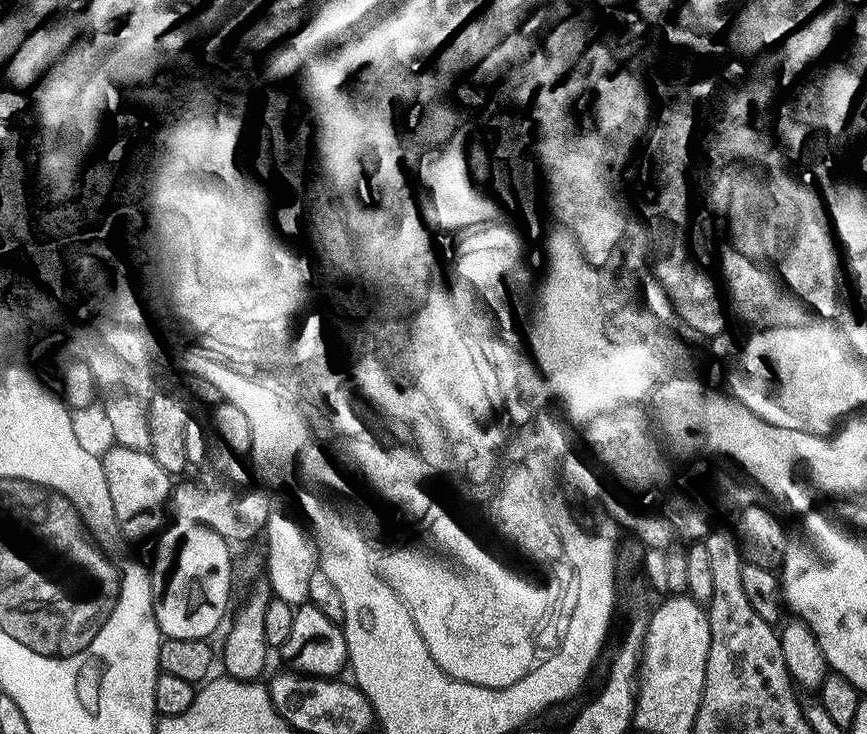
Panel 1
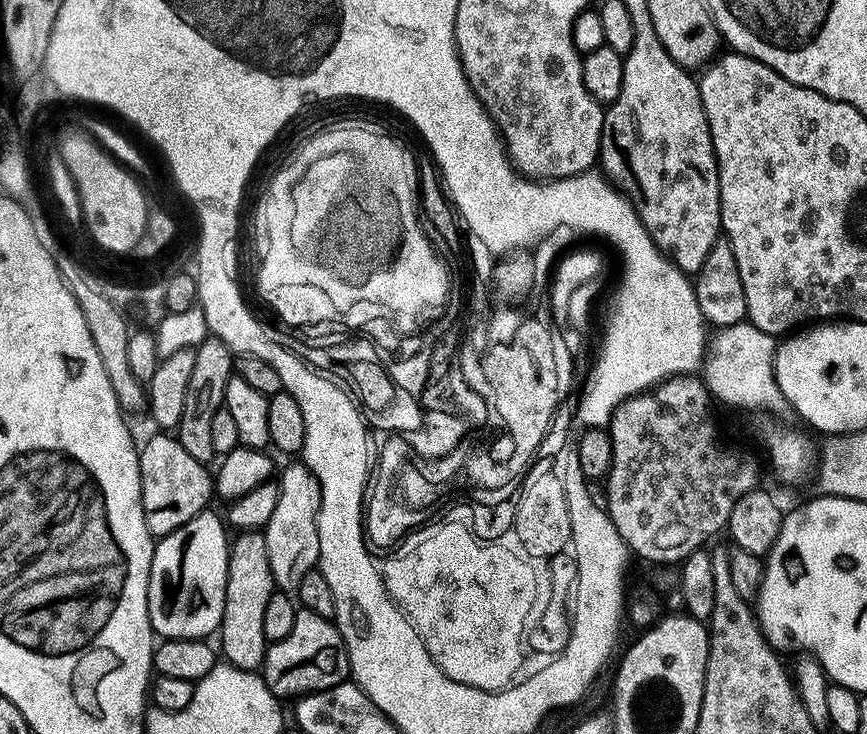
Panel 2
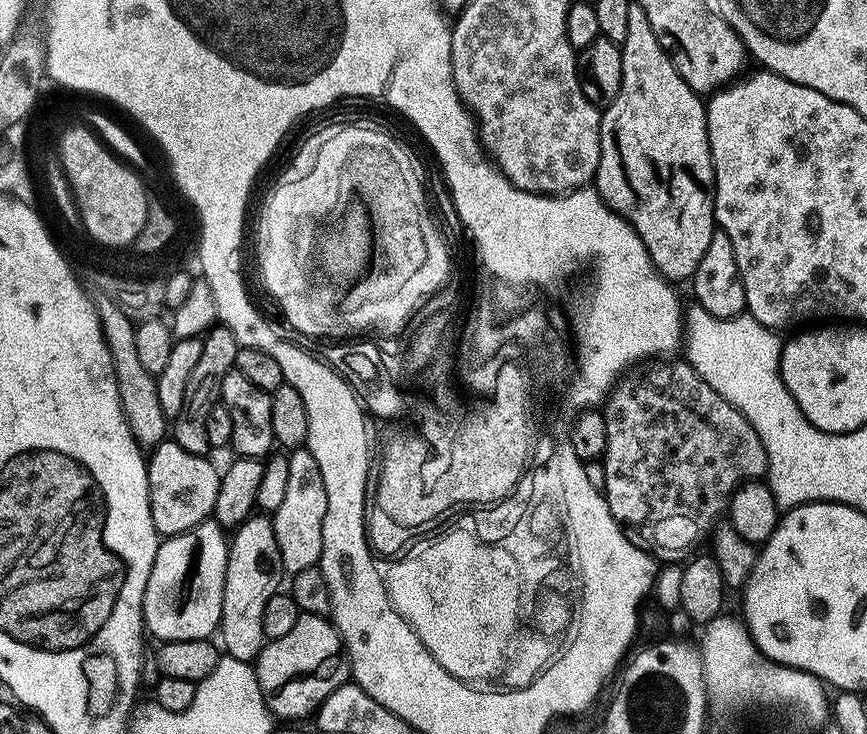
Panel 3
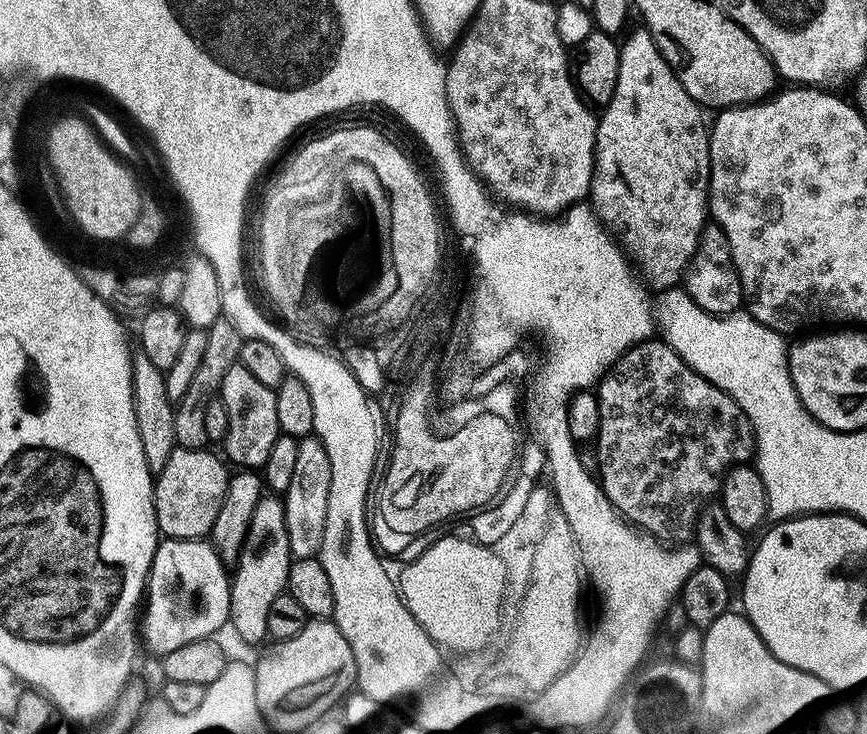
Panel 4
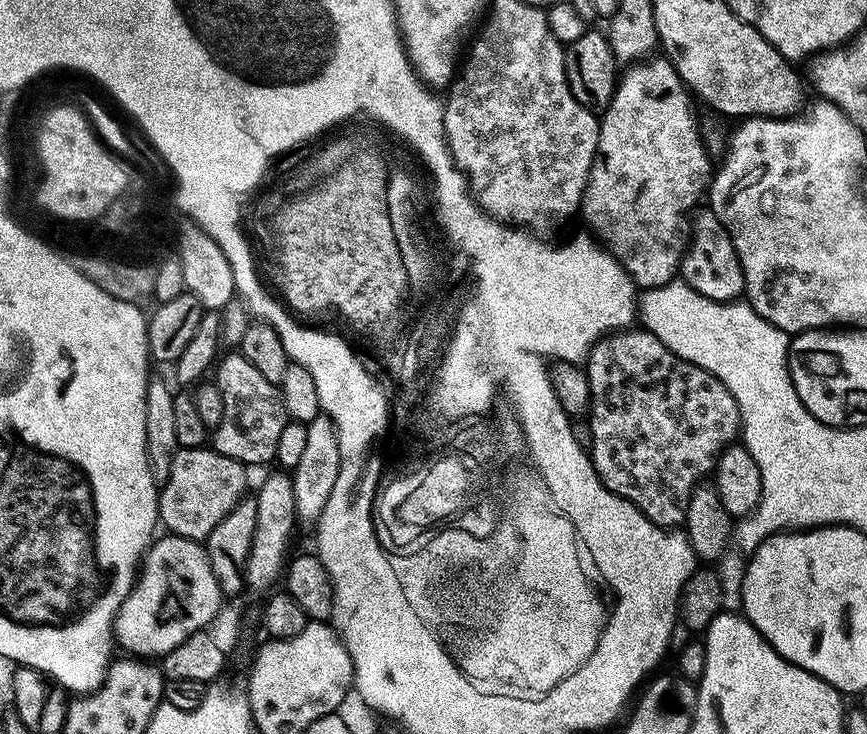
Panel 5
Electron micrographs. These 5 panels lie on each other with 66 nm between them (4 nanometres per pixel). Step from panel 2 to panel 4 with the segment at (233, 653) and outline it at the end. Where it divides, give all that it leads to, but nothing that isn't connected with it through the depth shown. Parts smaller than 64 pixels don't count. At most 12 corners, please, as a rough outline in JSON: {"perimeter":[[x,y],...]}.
{"perimeter":[[259,497],[226,610],[248,644],[284,591],[292,557],[286,510]]}

